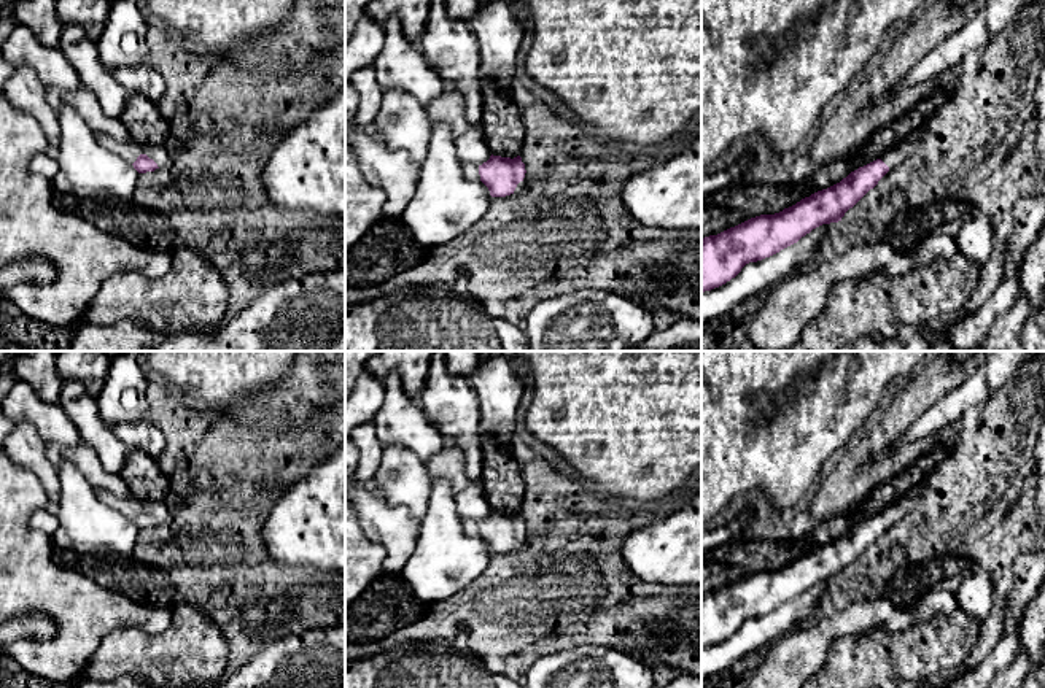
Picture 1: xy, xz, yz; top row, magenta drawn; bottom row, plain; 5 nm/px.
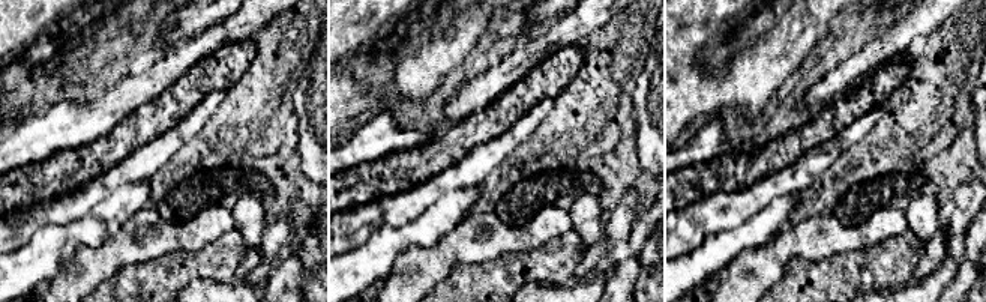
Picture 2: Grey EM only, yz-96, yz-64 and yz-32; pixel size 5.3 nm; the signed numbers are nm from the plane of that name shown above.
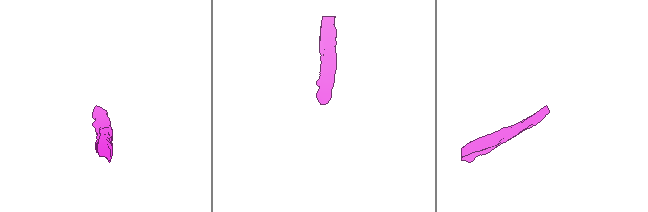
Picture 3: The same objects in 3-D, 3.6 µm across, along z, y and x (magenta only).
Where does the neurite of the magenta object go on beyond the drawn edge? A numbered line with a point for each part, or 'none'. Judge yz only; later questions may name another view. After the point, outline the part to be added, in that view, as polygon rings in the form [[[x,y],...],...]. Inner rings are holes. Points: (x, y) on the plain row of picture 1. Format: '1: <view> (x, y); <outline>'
1: yz (893, 514); [[[919,494],[913,496],[913,497],[903,497],[899,502],[895,502],[894,505],[889,505],[881,516],[889,523],[899,523],[907,513],[910,513],[916,504],[919,502]]]

